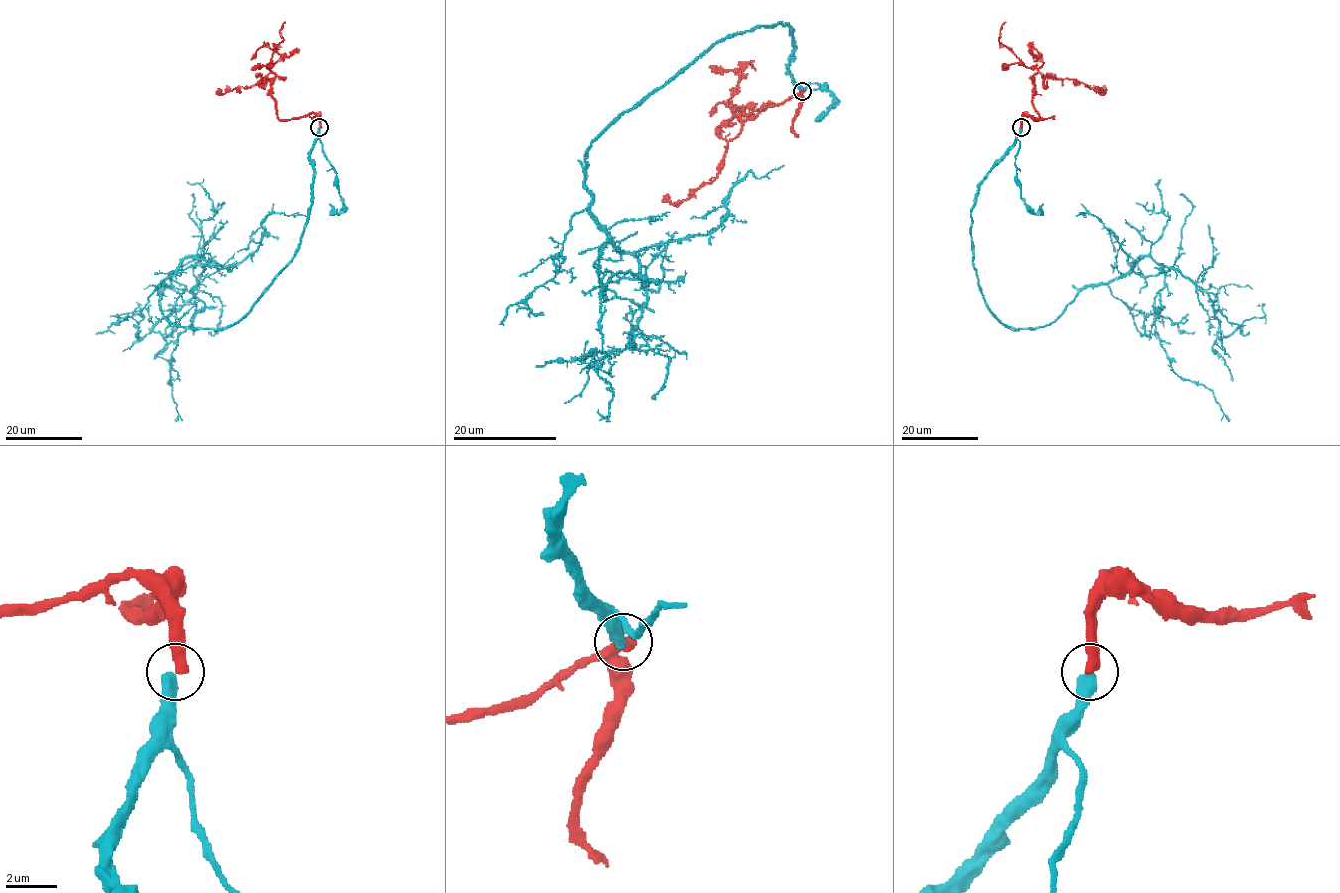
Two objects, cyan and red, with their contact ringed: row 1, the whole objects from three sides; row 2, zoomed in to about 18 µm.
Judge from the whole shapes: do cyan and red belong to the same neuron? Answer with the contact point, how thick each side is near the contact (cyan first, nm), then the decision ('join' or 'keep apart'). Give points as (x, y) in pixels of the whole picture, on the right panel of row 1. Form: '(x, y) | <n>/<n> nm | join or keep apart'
(1021, 127) | 500/440 nm | keep apart

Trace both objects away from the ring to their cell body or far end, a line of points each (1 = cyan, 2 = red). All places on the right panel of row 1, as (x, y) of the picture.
1: (1021, 128), (971, 212), (1006, 326), (1050, 325), (1145, 257), (1208, 294), (1218, 338), (1257, 306)
2: (1021, 128), (1025, 113), (1038, 117), (1033, 103), (1038, 73), (1075, 79), (1098, 90)

